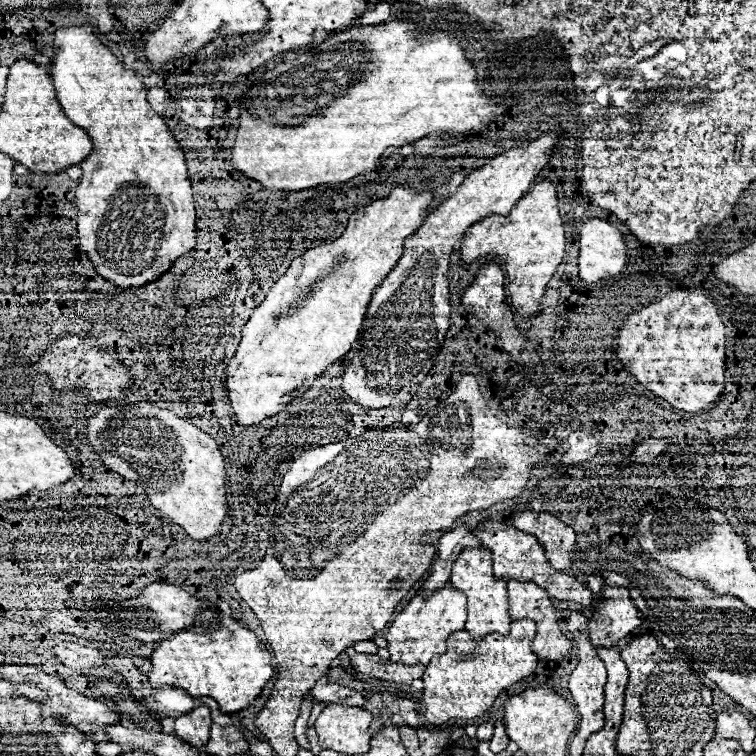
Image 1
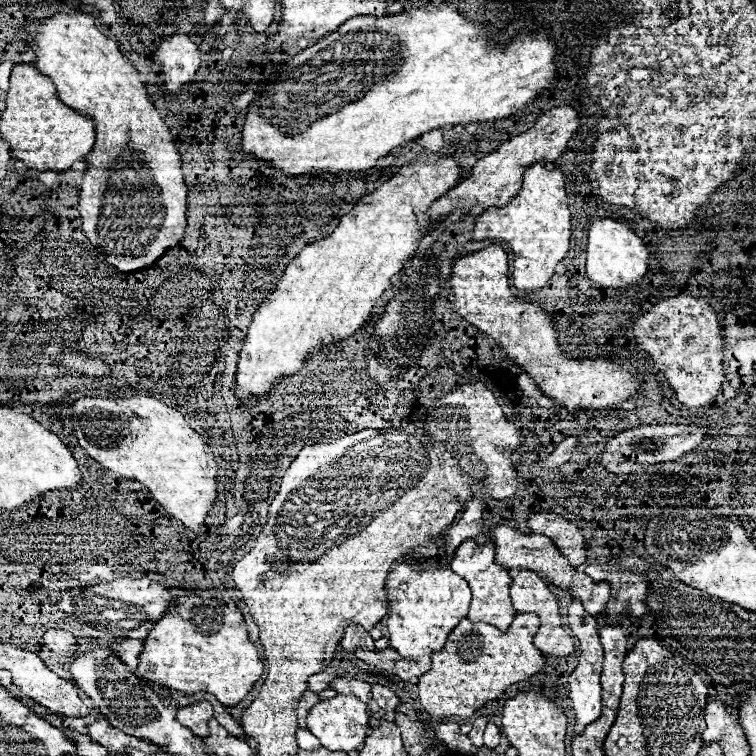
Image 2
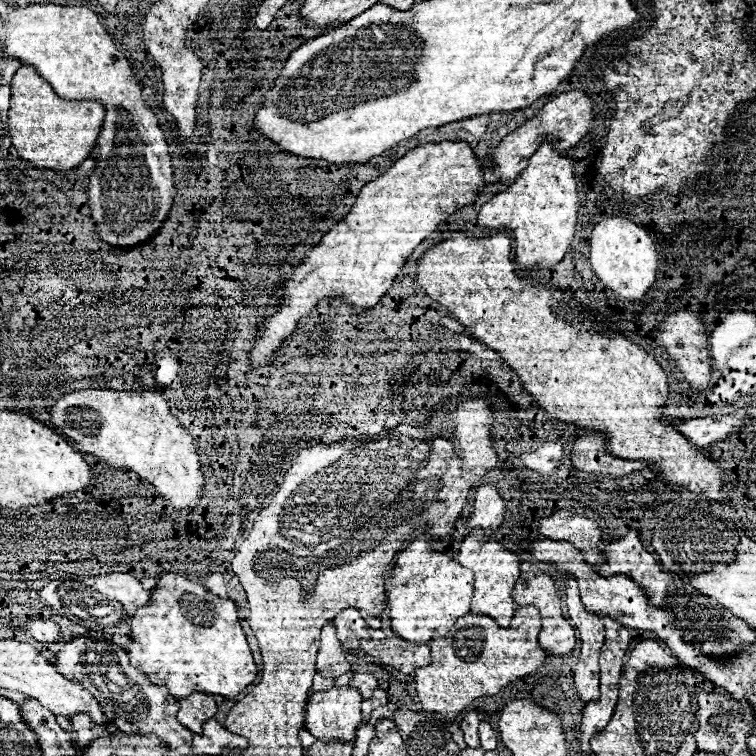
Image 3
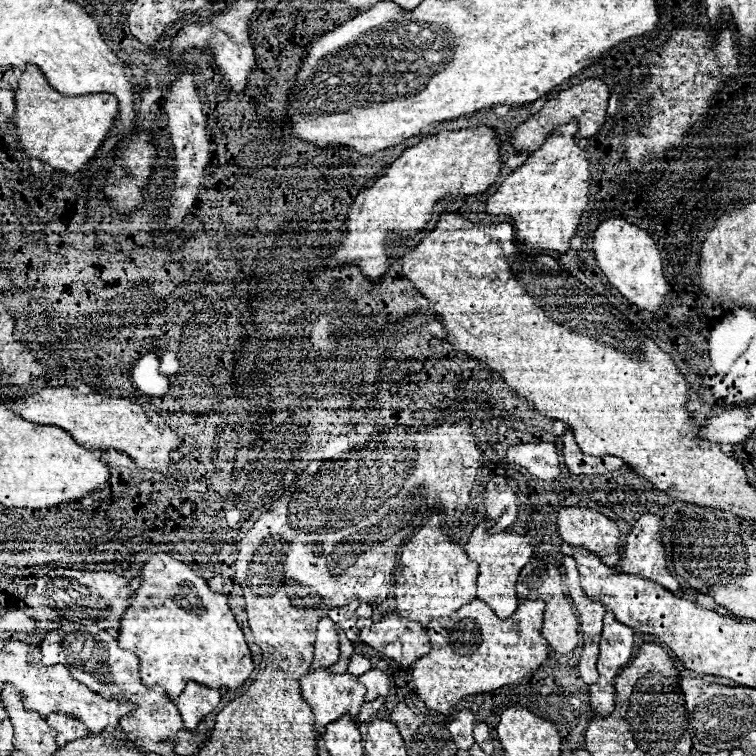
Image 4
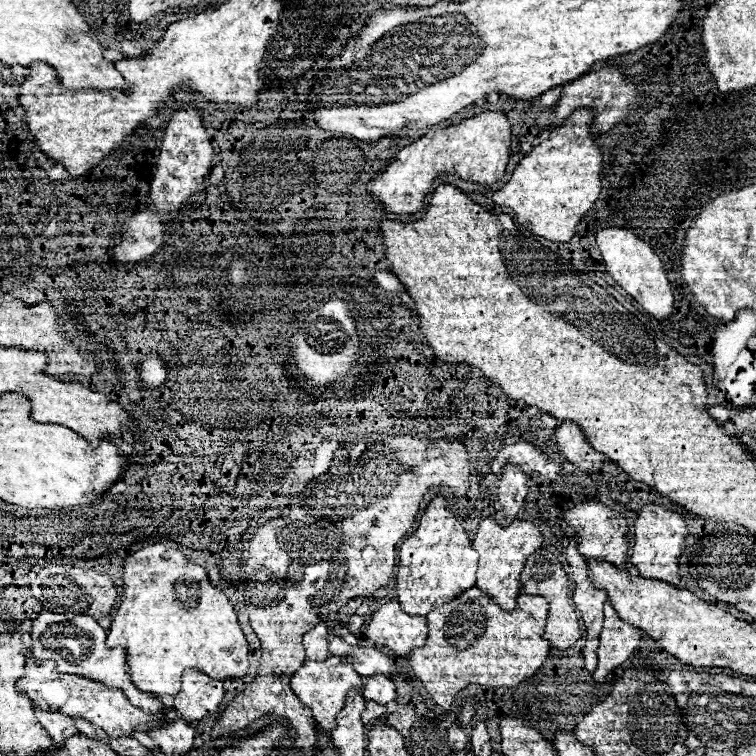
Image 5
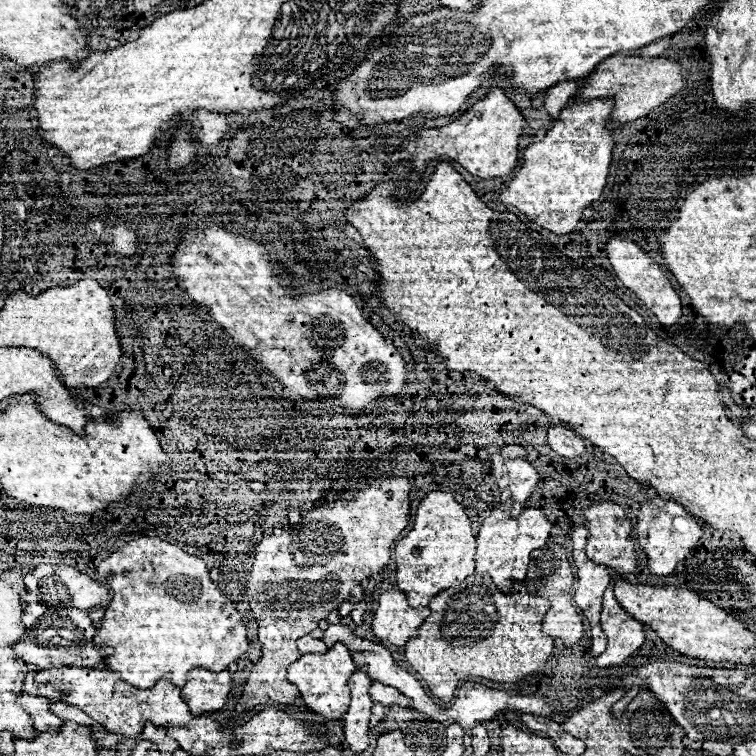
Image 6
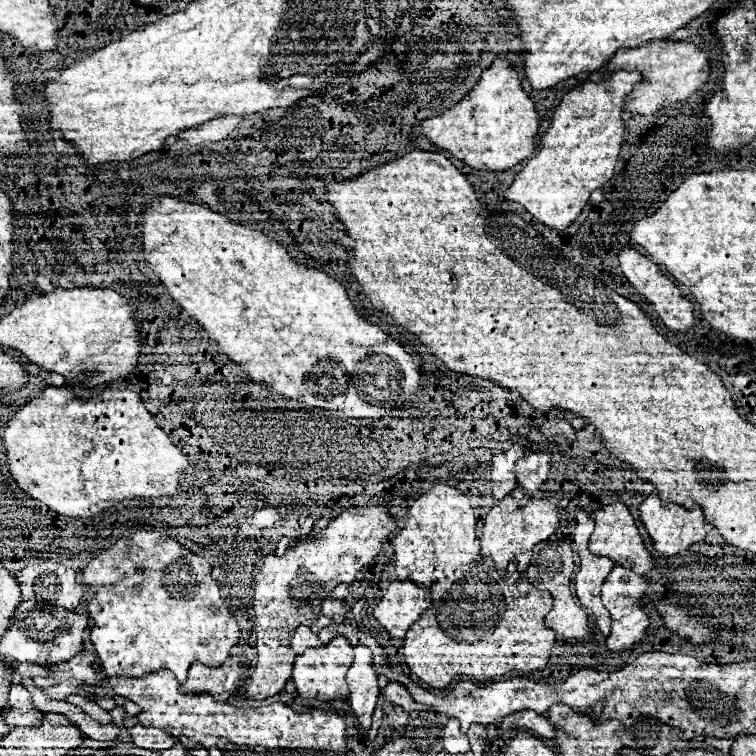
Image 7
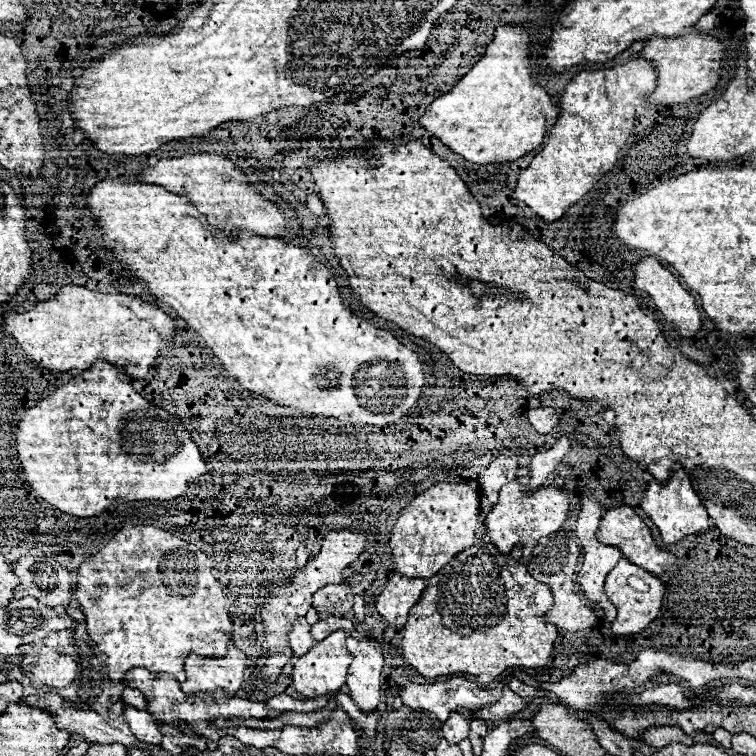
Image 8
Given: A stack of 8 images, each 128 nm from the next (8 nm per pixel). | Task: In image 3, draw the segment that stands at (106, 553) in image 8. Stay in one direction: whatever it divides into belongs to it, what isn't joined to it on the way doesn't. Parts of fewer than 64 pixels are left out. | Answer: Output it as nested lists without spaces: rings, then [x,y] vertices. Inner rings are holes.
[[[162,572],[158,584],[150,592],[150,602],[130,618],[130,662],[140,672],[148,674],[152,684],[166,686],[174,698],[186,698],[192,692],[208,692],[224,698],[236,698],[248,684],[254,682],[256,670],[248,670],[248,642],[238,622],[236,604],[228,598],[210,594],[200,582],[188,582],[184,574]]]

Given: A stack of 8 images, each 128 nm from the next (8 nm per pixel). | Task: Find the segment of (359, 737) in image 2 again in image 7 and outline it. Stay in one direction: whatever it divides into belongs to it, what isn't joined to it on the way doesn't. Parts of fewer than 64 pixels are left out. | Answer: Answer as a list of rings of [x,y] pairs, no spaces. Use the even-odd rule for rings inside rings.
[[[336,636],[334,640],[330,640],[326,646],[320,648],[308,648],[304,654],[296,656],[294,662],[294,672],[292,672],[292,680],[296,684],[296,692],[302,698],[316,698],[316,700],[346,700],[348,698],[348,684],[344,680],[348,666],[352,664],[354,654],[352,654],[352,646],[344,636]]]

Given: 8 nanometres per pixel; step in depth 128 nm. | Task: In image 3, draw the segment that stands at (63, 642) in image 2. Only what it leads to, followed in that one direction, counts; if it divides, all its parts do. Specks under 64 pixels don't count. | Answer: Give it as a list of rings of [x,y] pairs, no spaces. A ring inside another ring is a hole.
[[[32,618],[32,620],[24,622],[24,624],[20,626],[20,630],[22,630],[26,636],[30,636],[30,638],[34,638],[34,640],[38,640],[38,642],[60,642],[60,640],[62,640],[60,628],[58,628],[54,622],[50,622],[50,620]]]

